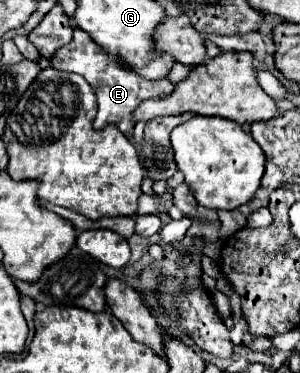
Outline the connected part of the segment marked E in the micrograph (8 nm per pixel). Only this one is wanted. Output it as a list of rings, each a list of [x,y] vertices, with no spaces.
[[[75,28],[73,42],[69,42],[65,48],[61,48],[53,56],[53,66],[59,70],[81,74],[91,84],[93,92],[97,94],[97,106],[99,106],[99,112],[93,120],[93,128],[105,128],[107,124],[121,124],[125,120],[133,122],[133,112],[143,100],[155,98],[155,96],[167,96],[175,88],[169,78],[147,80],[147,78],[139,76],[137,72],[133,72],[131,68],[127,68],[125,64],[117,62],[113,56],[109,56],[105,50],[101,50],[101,46],[95,44],[91,40],[91,36],[81,28]]]

